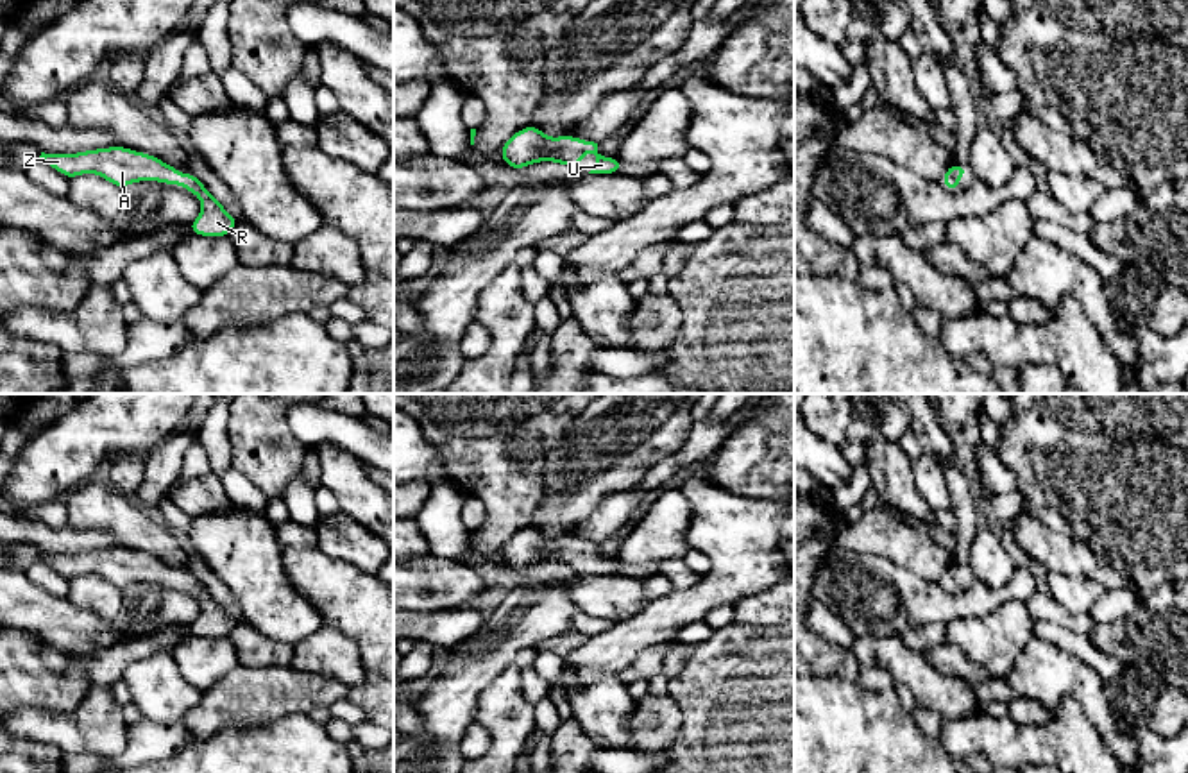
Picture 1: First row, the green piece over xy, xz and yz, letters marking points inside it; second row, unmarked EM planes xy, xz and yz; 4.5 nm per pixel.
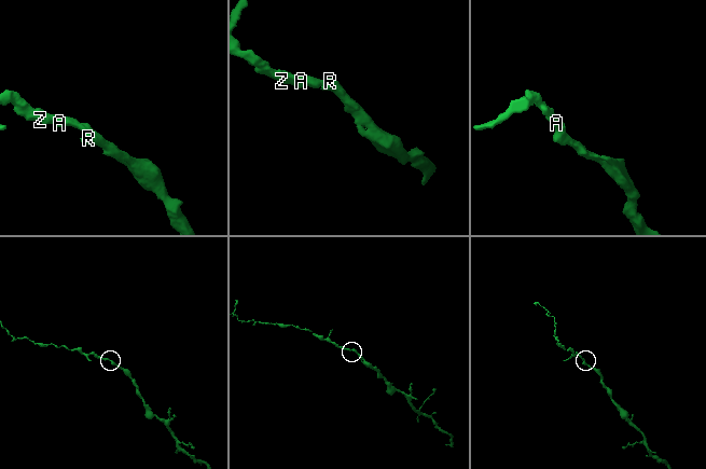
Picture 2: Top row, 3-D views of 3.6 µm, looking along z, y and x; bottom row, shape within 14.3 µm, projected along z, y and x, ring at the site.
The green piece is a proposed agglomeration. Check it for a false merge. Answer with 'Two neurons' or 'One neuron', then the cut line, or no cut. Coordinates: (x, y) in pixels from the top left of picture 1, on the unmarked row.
One neuron. No split

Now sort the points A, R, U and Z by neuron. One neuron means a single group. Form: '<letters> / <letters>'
A R U Z

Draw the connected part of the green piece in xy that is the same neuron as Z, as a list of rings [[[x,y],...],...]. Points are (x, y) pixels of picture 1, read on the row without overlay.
[[[107,548],[77,555],[41,553],[39,560],[70,580],[81,574],[97,574],[118,589],[138,582],[179,585],[200,599],[202,610],[190,624],[191,635],[229,637],[240,623],[225,612],[193,574],[181,574],[177,569],[145,553],[134,553],[127,548]]]

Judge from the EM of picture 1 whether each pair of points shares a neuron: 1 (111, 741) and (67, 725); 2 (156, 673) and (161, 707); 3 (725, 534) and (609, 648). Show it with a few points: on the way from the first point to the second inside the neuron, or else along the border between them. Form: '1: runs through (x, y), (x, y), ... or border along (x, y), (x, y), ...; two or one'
1: runs through (101, 730), (77, 729); one
2: runs through (156, 682), (161, 698); one
3: runs through (721, 571), (686, 607), (646, 630); one

